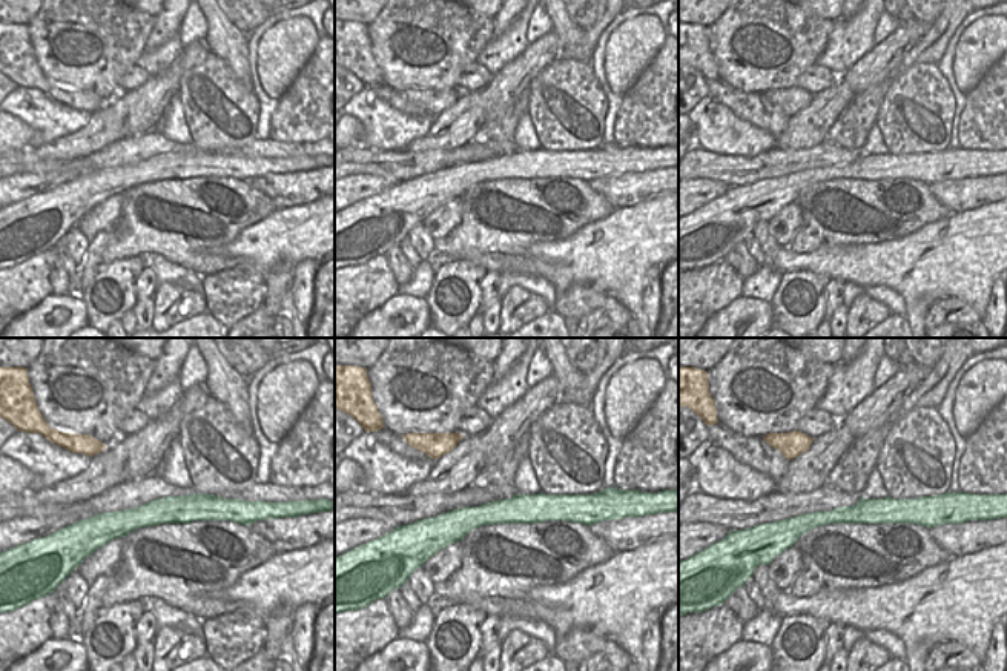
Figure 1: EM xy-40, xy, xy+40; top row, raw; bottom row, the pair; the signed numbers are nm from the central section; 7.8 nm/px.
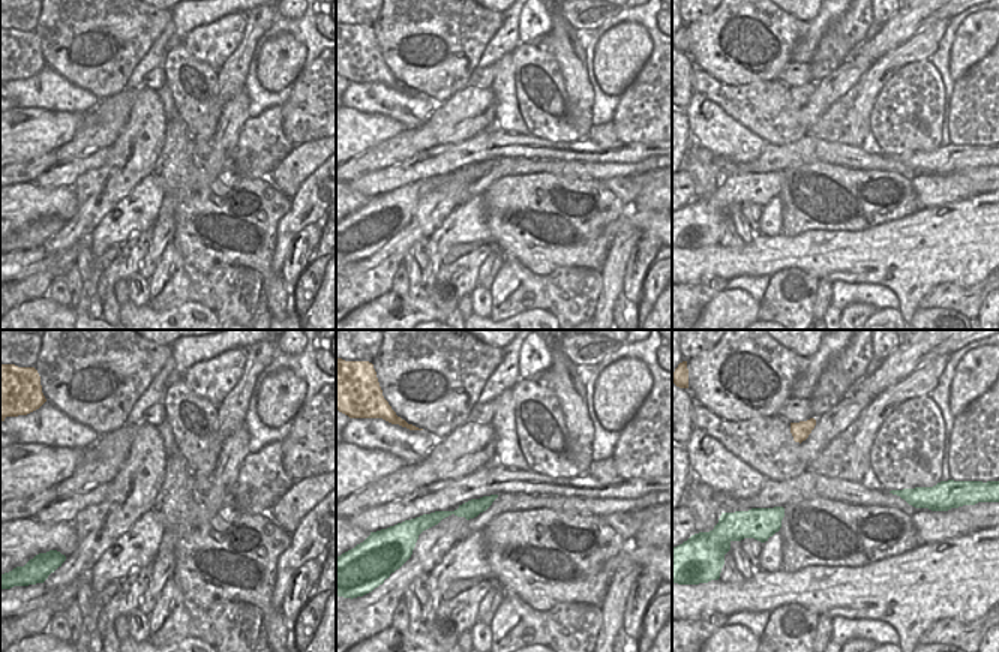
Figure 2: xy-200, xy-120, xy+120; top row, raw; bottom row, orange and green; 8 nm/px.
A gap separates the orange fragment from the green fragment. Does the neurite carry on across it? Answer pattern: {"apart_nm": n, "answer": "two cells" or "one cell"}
{"apart_nm": 420, "answer": "one cell"}

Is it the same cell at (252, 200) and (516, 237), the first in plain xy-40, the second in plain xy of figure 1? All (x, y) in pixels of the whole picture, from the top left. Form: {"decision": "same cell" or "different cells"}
{"decision": "same cell"}

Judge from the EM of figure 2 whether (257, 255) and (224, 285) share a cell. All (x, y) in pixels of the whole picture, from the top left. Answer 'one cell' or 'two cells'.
two cells

